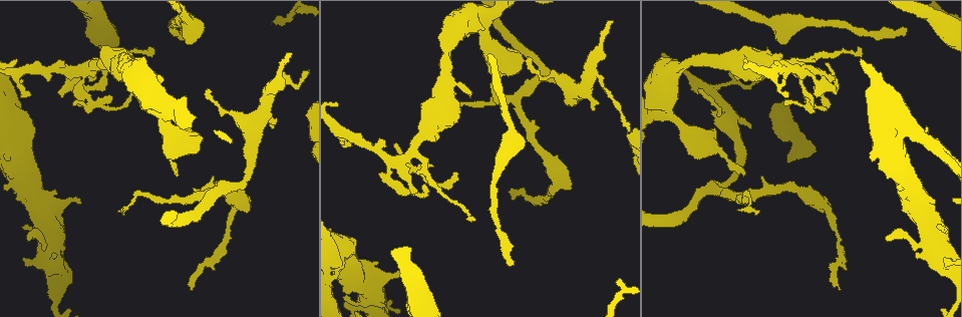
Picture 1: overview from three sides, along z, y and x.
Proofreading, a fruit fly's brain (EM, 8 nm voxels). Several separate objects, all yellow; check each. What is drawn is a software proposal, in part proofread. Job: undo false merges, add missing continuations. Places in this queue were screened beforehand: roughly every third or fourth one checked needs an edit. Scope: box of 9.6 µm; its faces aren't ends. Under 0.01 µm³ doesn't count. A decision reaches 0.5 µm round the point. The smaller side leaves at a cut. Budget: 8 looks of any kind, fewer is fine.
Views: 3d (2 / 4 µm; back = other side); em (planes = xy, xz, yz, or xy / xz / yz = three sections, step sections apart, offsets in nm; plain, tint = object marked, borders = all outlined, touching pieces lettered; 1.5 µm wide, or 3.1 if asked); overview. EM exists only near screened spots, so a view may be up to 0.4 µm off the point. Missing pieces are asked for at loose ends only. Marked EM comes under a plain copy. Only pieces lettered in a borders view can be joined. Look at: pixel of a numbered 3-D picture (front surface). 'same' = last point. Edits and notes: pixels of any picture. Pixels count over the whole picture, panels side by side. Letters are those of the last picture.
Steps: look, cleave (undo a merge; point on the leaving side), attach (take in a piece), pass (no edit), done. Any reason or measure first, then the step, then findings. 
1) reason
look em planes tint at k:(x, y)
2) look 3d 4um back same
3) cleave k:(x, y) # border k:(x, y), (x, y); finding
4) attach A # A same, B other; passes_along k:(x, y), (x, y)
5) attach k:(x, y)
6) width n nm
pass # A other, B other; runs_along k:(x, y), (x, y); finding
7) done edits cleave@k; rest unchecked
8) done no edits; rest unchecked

an open end
look em planes borders at 1:(285, 54)

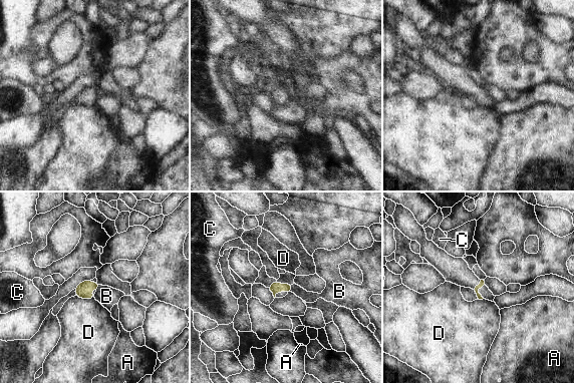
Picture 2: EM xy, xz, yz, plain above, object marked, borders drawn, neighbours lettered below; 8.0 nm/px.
pass # A other, B other, C other, D other; no lettered piece goes on from it

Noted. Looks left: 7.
branch stops here
look em planes borders at 1:(57, 193)

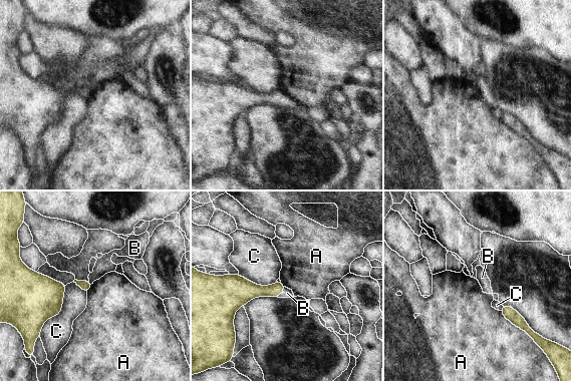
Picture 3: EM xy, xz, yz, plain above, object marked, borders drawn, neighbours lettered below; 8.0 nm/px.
attach B # A other, B same, C other; passes_along 3:(251, 290), (282, 292), (287, 293); it goes on there

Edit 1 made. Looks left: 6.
look em xy step 8 borders at 1:(900, 27)

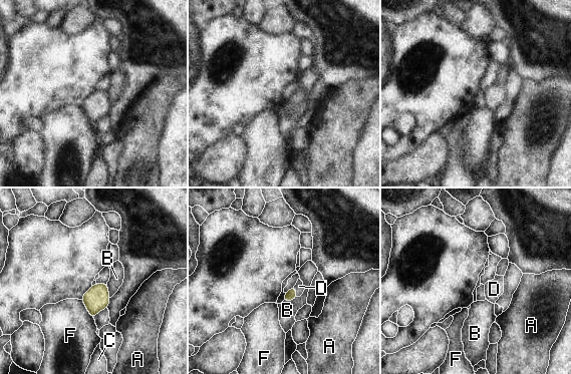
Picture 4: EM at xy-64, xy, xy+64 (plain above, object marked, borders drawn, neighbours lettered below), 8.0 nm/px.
width 170 nm
attach D # A other, B other, C other, D same, F other; passes_along 4:(291, 294), (296, 291), (299, 286); it goes on there

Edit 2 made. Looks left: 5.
done edits attach@3, attach@4; rest unchecked

